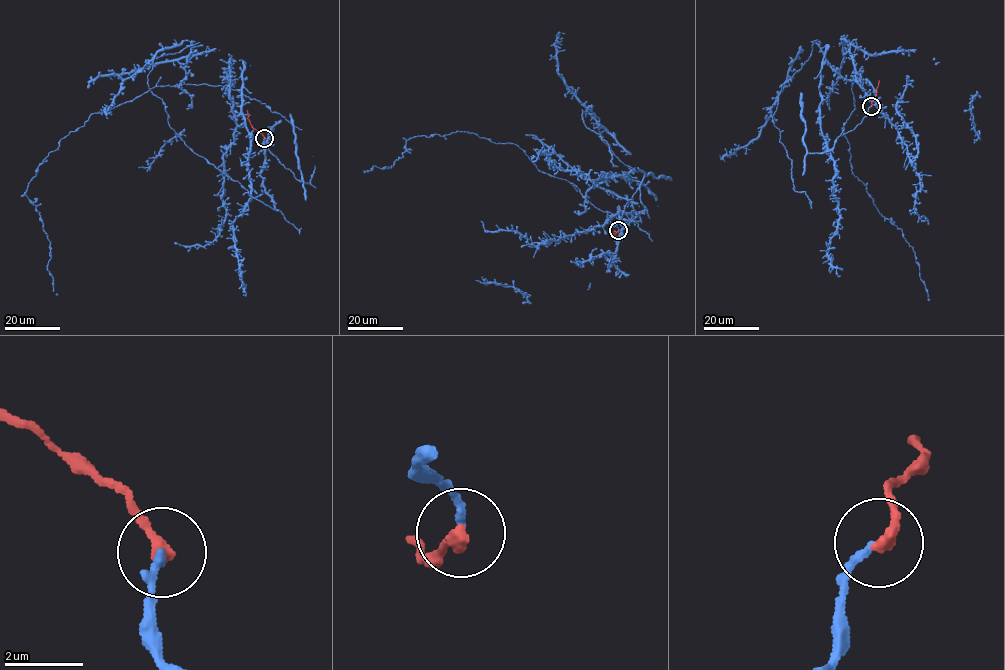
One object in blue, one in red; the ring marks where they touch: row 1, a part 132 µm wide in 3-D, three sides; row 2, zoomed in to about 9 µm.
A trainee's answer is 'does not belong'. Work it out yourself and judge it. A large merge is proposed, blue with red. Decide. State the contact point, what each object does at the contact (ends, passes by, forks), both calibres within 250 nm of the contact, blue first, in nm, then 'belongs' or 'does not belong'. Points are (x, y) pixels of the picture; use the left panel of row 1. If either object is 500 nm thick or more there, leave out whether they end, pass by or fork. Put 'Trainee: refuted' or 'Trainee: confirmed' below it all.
place (264, 138); blue ends; red ends; calibres 190 and 320 nm; belongs
Trainee: refuted

